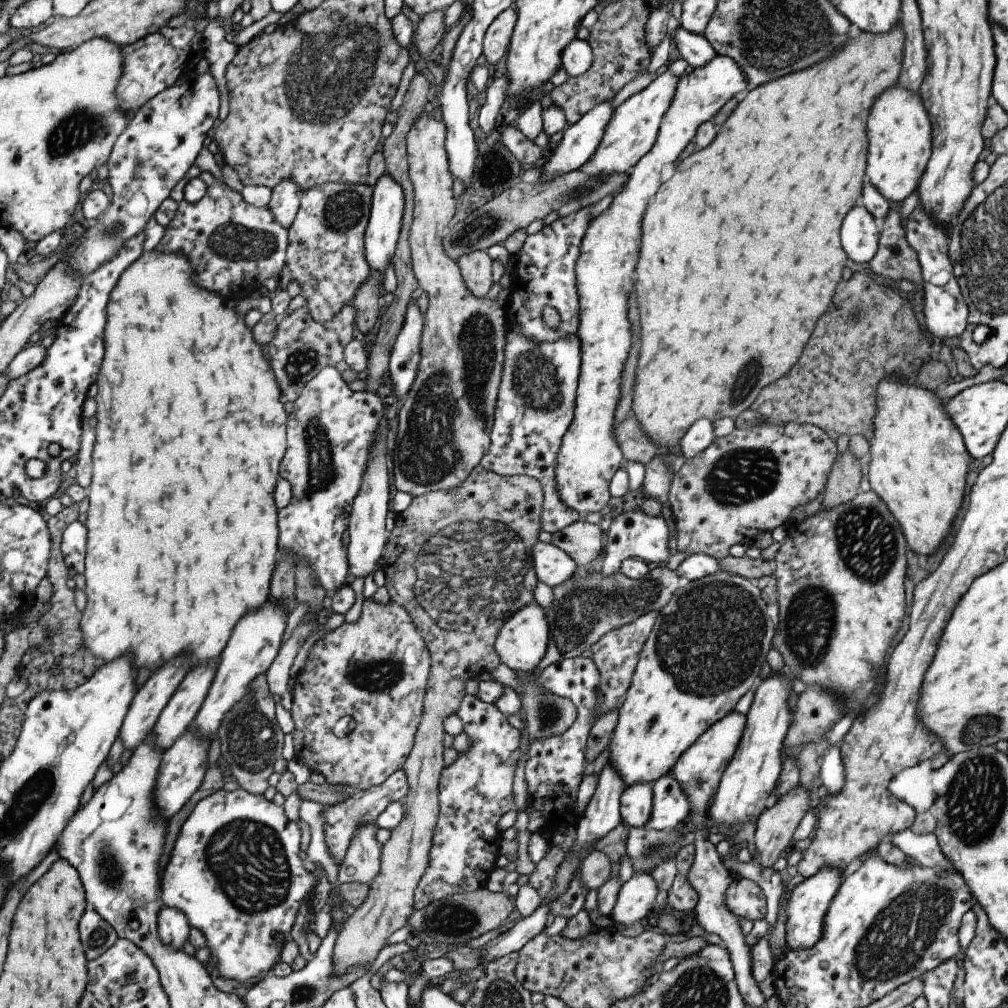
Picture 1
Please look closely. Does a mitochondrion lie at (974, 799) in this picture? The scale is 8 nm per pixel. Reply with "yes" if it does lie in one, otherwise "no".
yes

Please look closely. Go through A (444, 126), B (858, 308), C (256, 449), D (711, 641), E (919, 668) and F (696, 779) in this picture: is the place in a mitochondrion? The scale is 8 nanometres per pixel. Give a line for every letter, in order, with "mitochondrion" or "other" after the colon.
A: other
B: mitochondrion
C: other
D: mitochondrion
E: other
F: mitochondrion

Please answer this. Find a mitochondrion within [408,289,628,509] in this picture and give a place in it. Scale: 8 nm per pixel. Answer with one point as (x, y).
(534, 379)

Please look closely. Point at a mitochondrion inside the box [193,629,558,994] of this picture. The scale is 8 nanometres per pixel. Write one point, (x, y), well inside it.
(248, 861)

